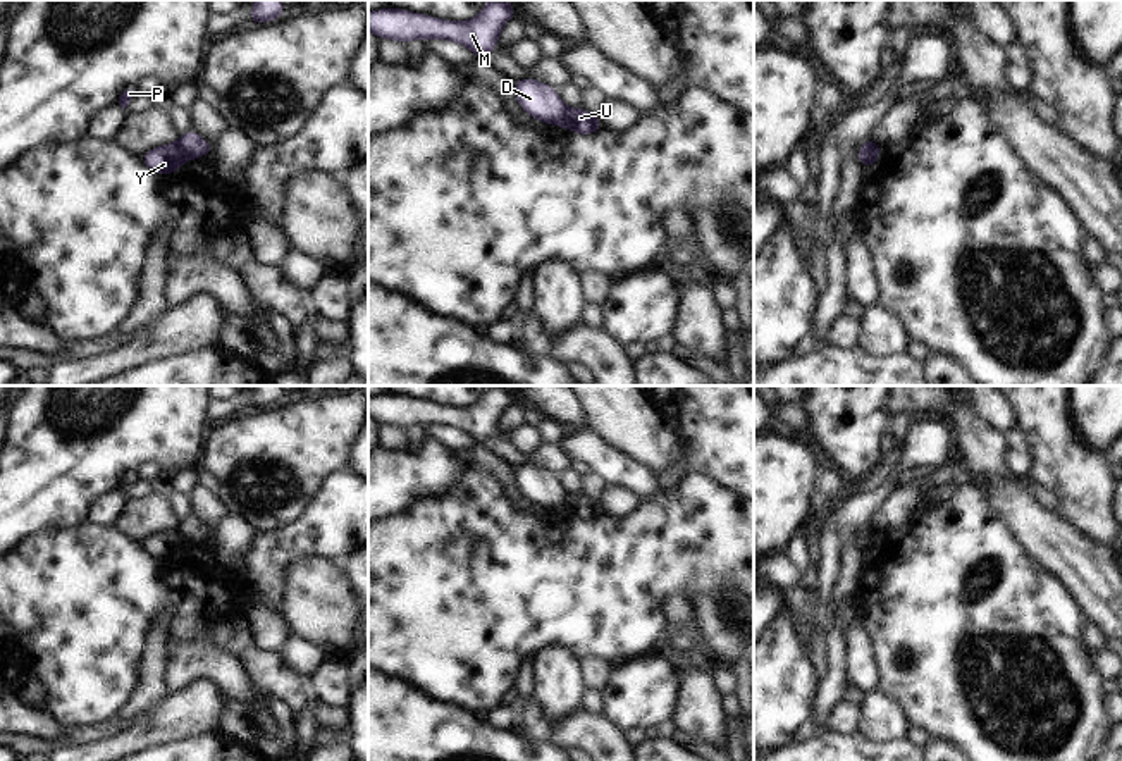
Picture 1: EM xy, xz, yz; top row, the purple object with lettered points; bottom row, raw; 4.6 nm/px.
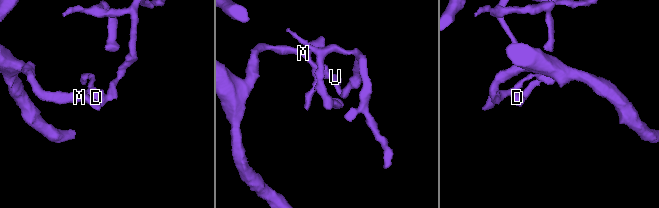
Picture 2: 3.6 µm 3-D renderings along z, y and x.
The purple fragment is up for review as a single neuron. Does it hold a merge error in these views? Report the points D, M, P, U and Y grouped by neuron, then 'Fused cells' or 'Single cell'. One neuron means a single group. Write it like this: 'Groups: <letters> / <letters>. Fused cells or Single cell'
Groups: D M P Y / U. Fused cells

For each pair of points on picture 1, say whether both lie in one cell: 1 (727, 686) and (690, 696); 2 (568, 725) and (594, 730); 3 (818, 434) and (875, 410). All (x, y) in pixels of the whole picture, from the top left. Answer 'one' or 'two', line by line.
1: two
2: one
3: one

